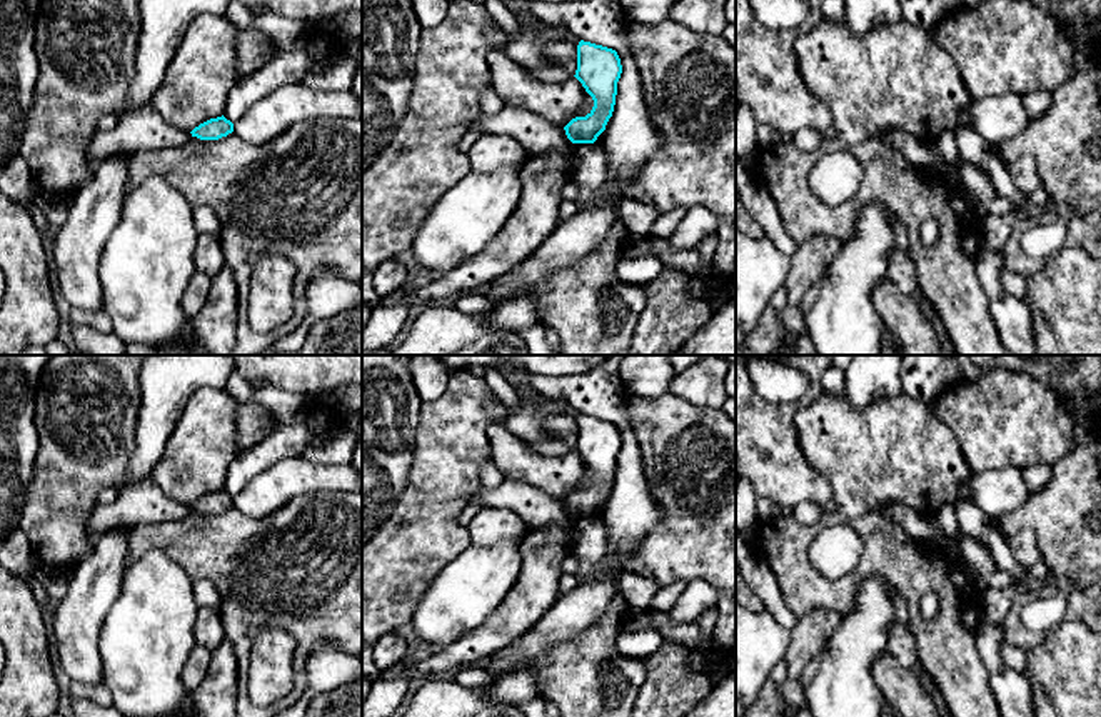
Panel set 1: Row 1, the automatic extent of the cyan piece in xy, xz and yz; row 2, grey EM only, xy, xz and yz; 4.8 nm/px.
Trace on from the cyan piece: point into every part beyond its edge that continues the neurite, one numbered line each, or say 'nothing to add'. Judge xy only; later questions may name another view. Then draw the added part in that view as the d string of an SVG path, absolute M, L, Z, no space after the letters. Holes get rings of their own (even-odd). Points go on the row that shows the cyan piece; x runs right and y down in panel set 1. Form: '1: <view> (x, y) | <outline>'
nothing to add

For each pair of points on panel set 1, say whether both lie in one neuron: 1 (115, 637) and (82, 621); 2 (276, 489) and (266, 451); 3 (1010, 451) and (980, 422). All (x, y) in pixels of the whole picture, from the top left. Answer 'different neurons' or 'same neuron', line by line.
1: different neurons
2: different neurons
3: same neuron

